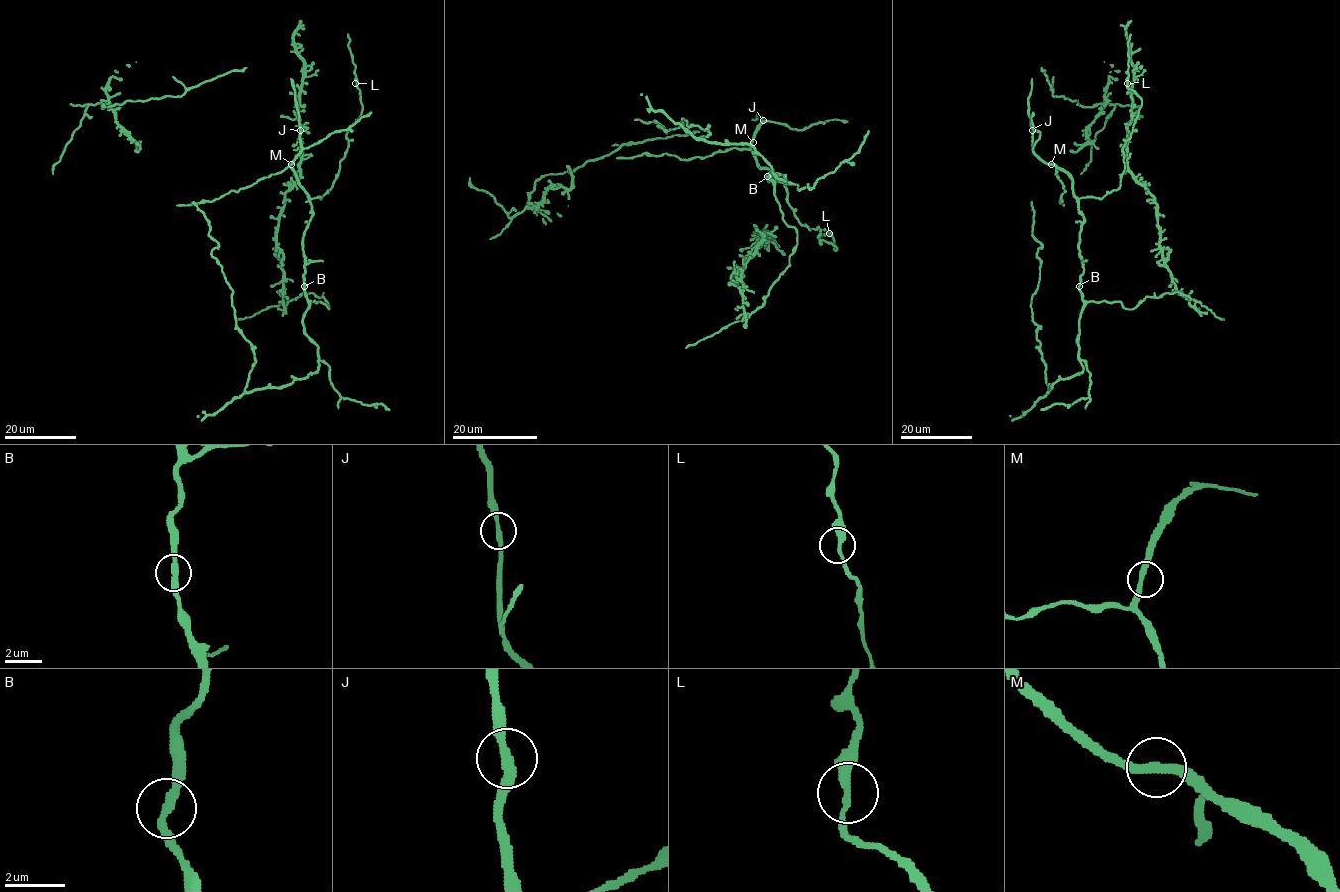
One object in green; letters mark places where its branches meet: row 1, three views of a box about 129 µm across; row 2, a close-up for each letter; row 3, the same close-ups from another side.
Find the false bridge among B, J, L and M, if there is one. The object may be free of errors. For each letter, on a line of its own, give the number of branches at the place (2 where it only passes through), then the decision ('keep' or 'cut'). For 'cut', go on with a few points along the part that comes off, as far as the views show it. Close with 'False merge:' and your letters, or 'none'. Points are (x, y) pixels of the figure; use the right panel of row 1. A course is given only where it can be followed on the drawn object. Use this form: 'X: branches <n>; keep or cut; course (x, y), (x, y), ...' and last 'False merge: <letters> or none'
B: branches 2; keep
J: branches 2; keep
L: branches 2; keep
M: branches 2; keep
False merge: none

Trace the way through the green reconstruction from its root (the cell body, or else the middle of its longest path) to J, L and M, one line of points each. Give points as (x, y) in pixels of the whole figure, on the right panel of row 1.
J: (1078, 242), (1084, 218), (1078, 209), (1072, 180), (1067, 173), (1044, 163), (1035, 153), (1032, 130)
L: (1078, 242), (1084, 221), (1078, 198), (1102, 198), (1120, 186), (1125, 169), (1122, 149), (1141, 104), (1127, 83)
M: (1078, 242), (1084, 218), (1078, 209), (1072, 180), (1051, 164)

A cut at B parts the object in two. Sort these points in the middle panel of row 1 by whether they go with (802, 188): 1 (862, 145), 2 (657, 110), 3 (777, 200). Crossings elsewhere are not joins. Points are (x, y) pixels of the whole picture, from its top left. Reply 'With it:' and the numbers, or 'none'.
With it: 1, 2, 3

